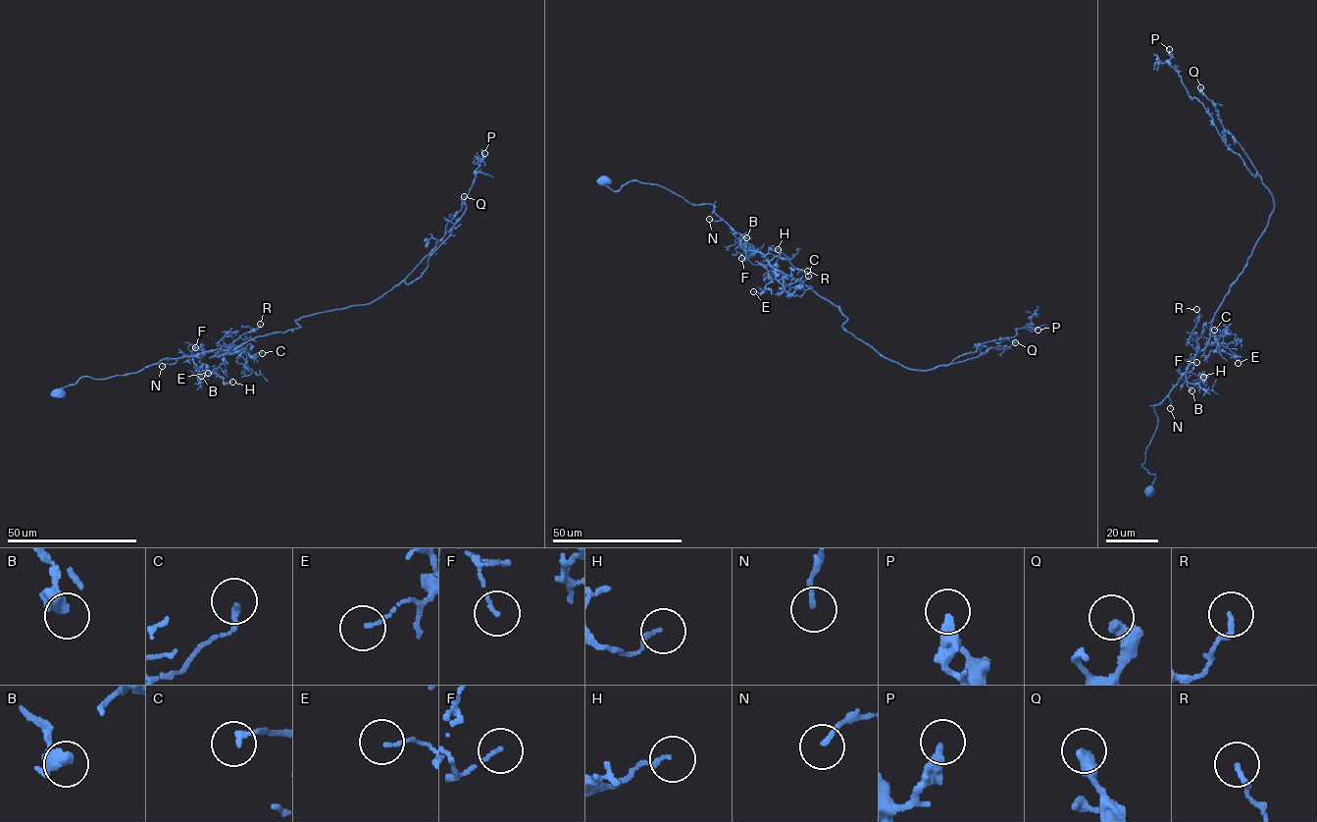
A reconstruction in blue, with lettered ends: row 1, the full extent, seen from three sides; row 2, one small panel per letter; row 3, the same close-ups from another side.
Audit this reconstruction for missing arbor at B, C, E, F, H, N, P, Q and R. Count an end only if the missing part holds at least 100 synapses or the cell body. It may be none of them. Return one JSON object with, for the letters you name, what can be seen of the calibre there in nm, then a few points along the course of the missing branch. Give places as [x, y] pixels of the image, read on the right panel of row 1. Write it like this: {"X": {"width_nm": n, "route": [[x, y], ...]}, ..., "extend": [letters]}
{"extend": []}

